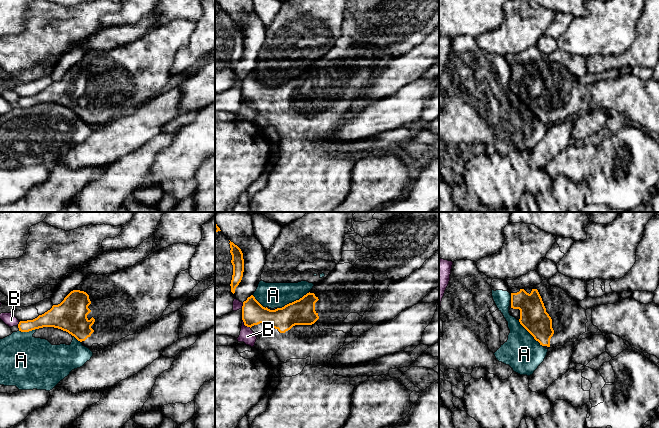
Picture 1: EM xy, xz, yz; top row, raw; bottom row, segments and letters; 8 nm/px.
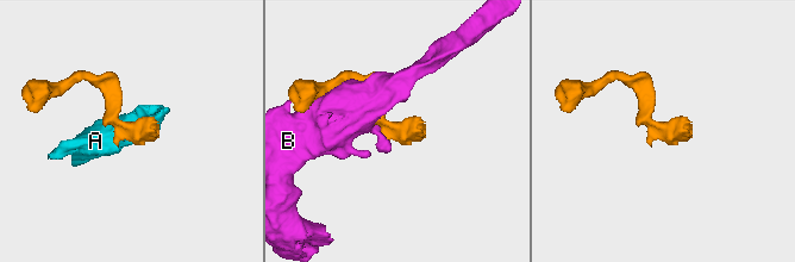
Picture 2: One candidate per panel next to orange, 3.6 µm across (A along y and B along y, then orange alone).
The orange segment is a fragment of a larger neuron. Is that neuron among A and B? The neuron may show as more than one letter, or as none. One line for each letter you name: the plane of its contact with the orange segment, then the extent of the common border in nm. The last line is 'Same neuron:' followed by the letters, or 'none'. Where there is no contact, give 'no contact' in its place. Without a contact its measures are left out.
Same neuron: none

